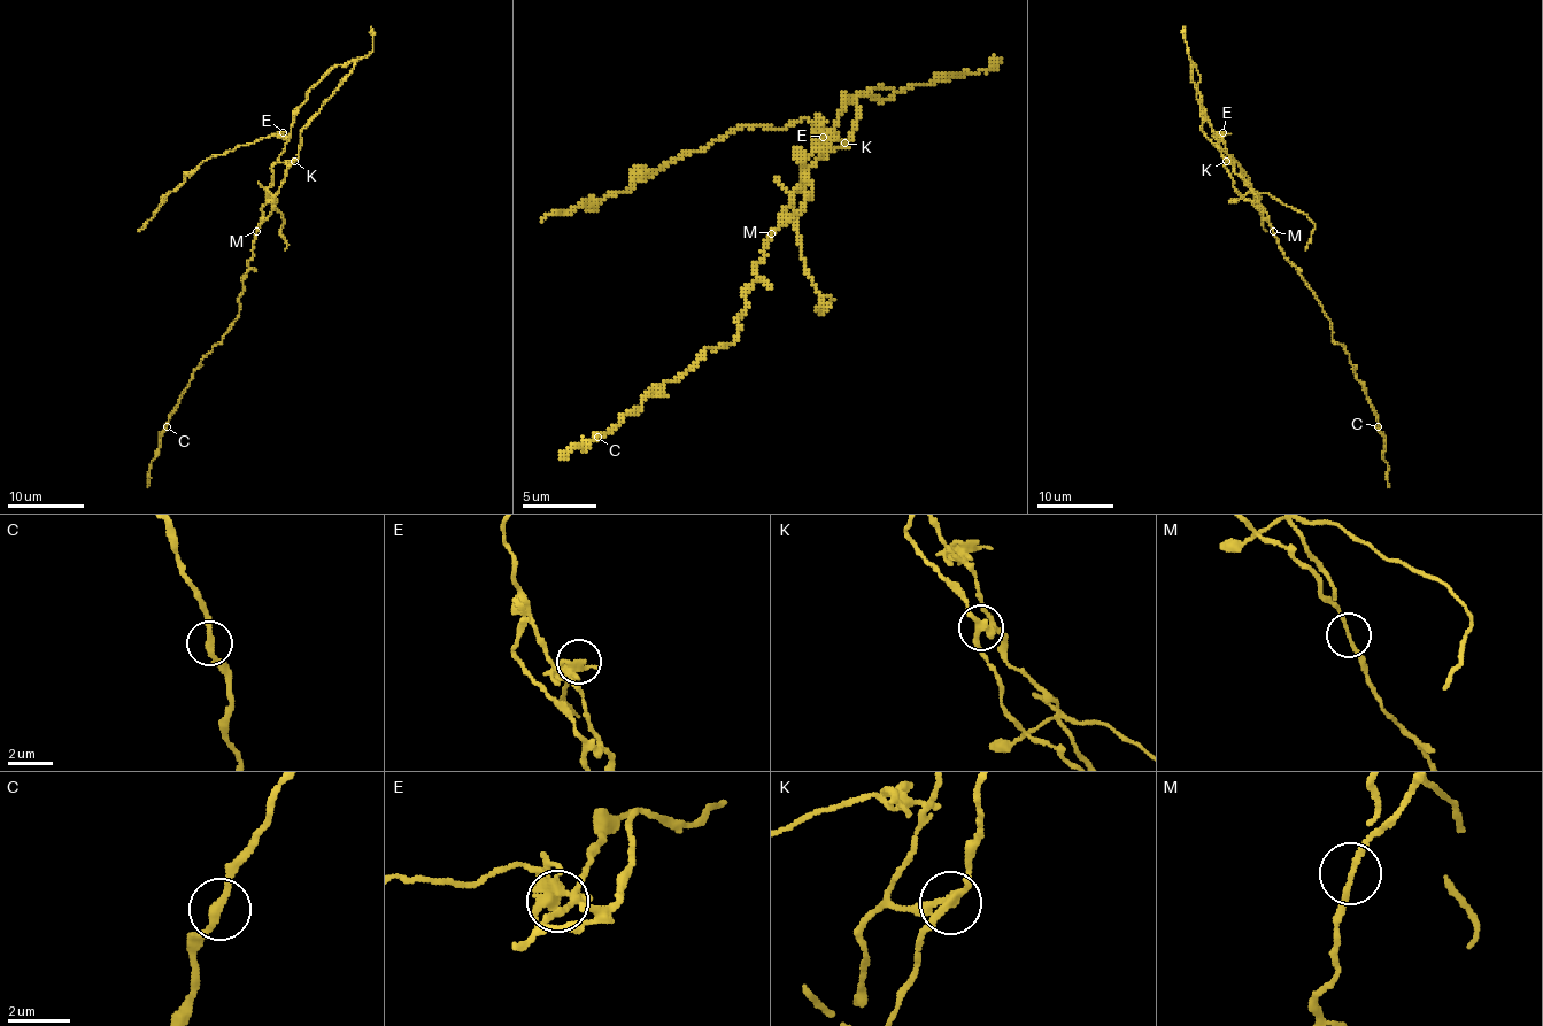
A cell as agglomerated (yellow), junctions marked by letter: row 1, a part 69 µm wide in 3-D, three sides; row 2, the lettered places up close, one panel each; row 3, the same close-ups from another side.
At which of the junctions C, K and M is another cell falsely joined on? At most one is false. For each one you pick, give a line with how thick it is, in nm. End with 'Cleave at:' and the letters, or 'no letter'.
K: Thickness 260 nm
Cleave at: K

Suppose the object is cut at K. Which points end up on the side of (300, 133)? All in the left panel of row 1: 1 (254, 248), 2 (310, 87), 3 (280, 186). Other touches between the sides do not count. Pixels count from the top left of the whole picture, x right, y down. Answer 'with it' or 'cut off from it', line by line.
1: with it
2: cut off from it
3: with it

